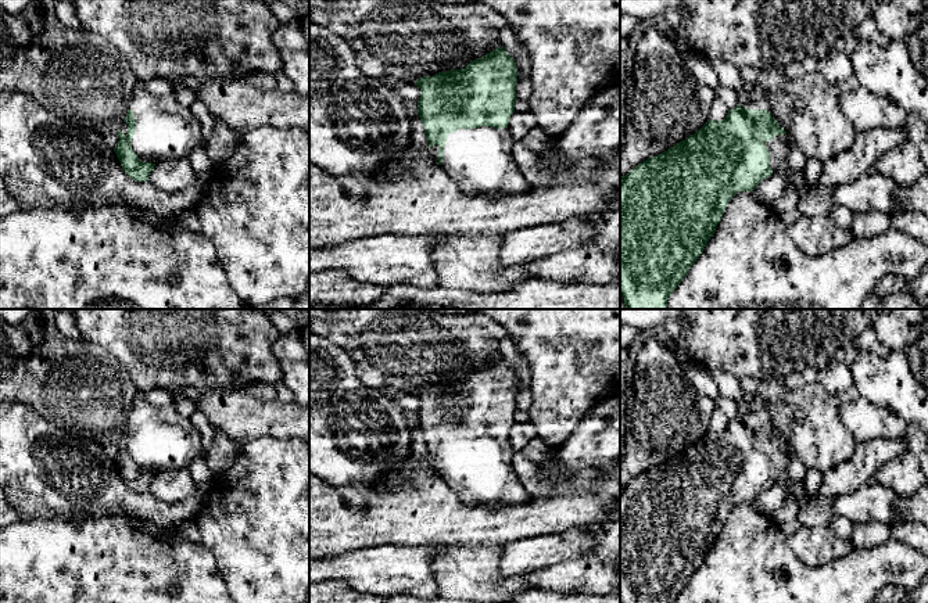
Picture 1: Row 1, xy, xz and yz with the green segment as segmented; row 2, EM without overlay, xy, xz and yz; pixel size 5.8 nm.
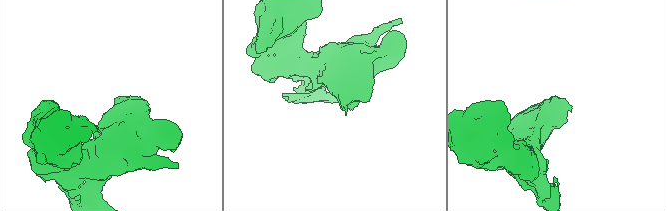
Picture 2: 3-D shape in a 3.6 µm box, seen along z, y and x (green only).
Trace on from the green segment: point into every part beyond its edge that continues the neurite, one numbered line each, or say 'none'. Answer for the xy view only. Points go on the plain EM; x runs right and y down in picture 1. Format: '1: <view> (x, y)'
1: xy (165, 440)

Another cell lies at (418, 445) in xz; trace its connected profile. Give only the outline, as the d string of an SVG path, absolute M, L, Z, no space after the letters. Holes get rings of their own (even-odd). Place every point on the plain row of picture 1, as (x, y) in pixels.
M418 426L411 427L411 437L412 437L411 444L412 452L416 453L422 460L427 460L429 452L424 444L423 434Z

